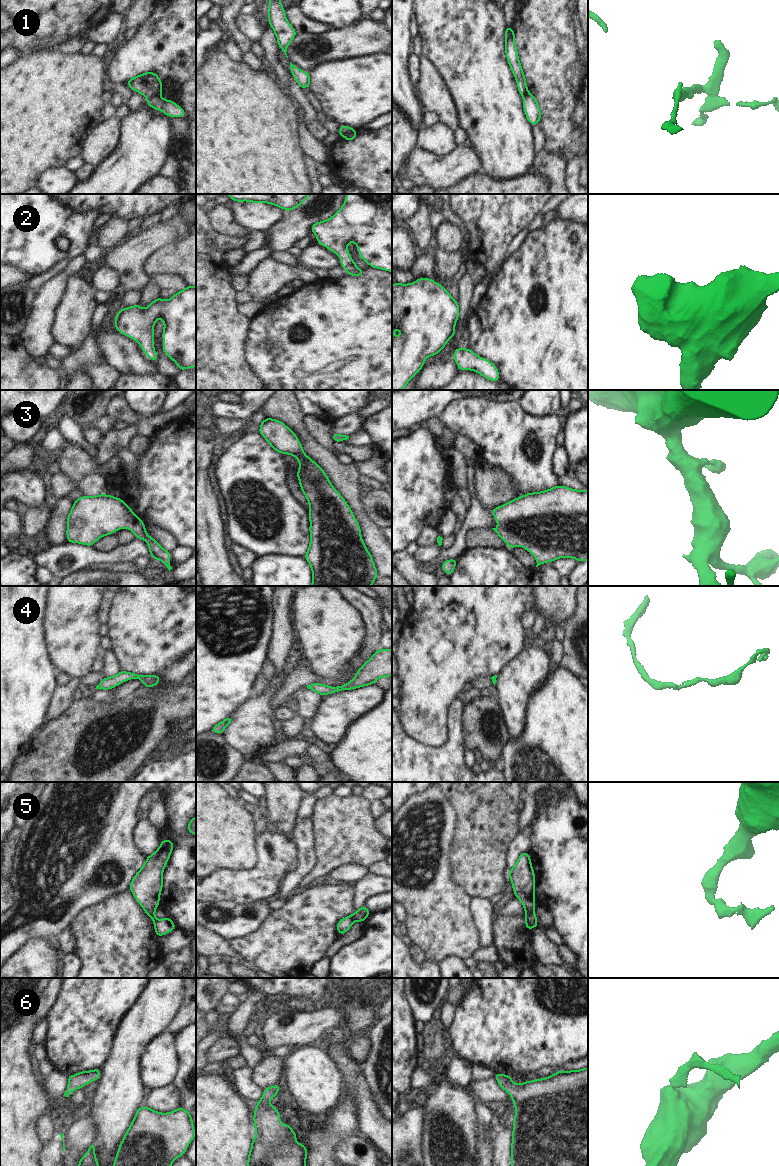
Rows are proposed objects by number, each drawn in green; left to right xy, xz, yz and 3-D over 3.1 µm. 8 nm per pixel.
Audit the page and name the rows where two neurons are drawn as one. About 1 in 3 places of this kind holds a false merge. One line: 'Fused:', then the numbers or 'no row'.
Fused: 1, 5

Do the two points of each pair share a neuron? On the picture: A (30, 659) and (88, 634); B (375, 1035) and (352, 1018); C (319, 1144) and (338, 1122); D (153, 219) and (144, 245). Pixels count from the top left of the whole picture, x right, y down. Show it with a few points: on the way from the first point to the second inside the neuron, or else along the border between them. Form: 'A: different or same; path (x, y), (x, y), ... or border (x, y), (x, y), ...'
A: different; border (42, 629), (46, 652), (57, 672)
B: different; border (369, 1028), (367, 1033), (369, 1040), (368, 1054)
C: same; path (324, 1139), (336, 1127)
D: different; border (159, 220), (152, 226), (137, 231)

